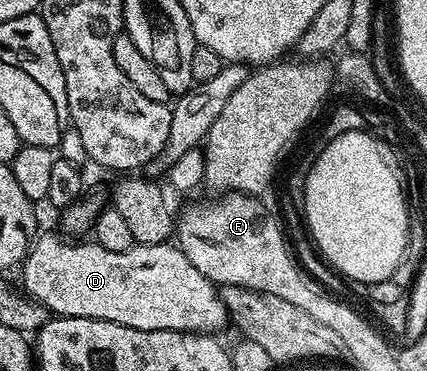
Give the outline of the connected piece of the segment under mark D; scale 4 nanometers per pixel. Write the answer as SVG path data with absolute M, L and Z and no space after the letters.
M39 233L20 266L21 289L46 307L51 315L108 320L112 324L124 324L124 328L141 330L192 330L195 334L217 335L218 330L228 326L226 305L222 302L219 287L209 282L177 245L170 242L147 246L136 244L124 252L112 252L100 248L93 240L82 242L86 240L71 240L58 234Z

